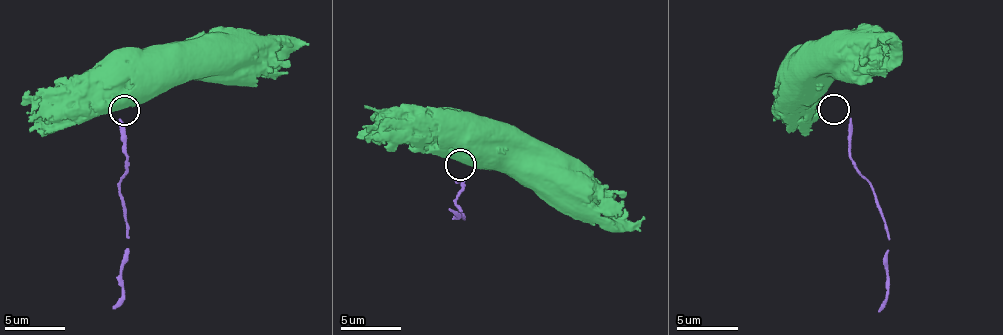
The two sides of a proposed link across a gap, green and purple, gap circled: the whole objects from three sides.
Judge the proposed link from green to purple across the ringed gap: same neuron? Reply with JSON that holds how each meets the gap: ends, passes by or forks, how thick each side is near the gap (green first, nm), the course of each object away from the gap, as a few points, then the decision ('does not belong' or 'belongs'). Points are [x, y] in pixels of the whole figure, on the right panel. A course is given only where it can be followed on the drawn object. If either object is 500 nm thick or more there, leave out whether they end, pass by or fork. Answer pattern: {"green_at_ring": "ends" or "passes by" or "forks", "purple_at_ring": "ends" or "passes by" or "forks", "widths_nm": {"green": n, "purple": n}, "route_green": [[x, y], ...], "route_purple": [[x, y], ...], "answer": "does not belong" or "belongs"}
{"widths_nm": {"green": 800, "purple": 280}, "route_green": [[819, 97], [819, 87], [831, 75], [840, 72], [880, 41], [887, 41]], "route_purple": [[850, 118], [853, 164], [871, 186], [887, 232], [887, 303], [877, 312]], "answer": "does not belong"}

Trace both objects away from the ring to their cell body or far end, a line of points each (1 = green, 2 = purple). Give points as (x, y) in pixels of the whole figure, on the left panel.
1: (127, 98), (145, 98), (172, 77), (244, 74), (284, 44), (308, 44)
2: (121, 119), (127, 164), (121, 186), (127, 231), (121, 300), (112, 309)

